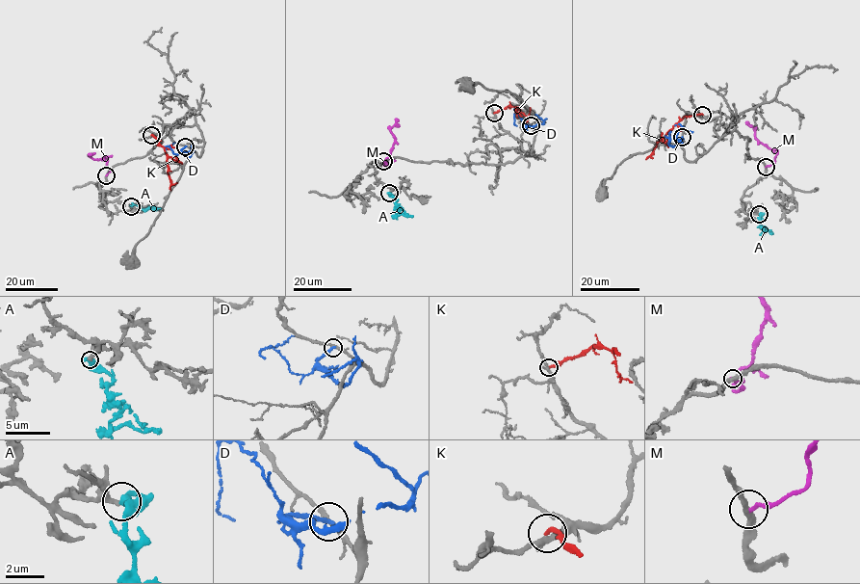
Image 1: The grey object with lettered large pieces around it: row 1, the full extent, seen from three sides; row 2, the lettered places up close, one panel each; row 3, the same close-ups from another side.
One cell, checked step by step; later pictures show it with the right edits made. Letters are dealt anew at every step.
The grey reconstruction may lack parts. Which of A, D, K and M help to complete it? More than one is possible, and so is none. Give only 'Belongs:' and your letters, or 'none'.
Belongs: A

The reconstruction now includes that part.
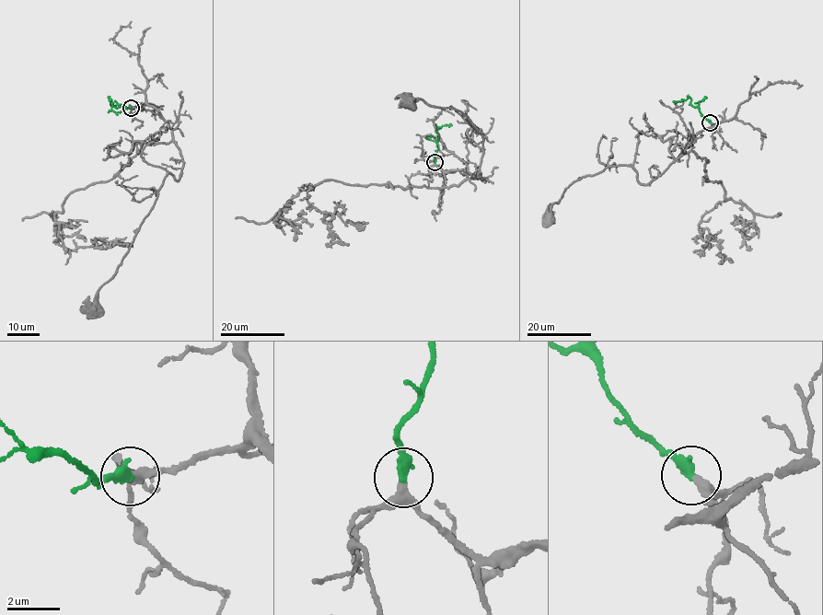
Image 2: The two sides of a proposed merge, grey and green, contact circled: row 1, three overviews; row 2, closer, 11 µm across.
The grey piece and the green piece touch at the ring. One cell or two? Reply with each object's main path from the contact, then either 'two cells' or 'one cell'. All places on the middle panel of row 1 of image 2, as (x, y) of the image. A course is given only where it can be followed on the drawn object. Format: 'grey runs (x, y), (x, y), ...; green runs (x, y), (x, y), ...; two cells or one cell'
grey runs (434, 162), (444, 171), (481, 177), (482, 133), (456, 110), (418, 98), (409, 104); green runs (434, 162), (438, 148), (437, 127), (452, 125); one cell

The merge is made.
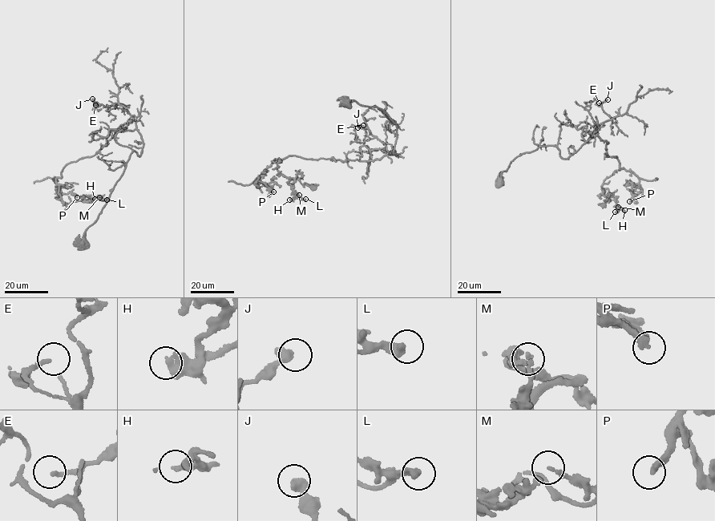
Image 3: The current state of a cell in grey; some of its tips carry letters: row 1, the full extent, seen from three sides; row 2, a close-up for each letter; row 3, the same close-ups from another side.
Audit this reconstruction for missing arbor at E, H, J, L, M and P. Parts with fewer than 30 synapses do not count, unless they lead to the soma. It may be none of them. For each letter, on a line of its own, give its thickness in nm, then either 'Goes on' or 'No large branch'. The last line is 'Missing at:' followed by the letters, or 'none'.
E: Thickness 160 nm. No large branch
H: Thickness 400 nm. No large branch
J: Thickness 380 nm. No large branch
L: Thickness 300 nm. No large branch
M: Thickness 180 nm. No large branch
P: Thickness 280 nm. Goes on
Missing at: P

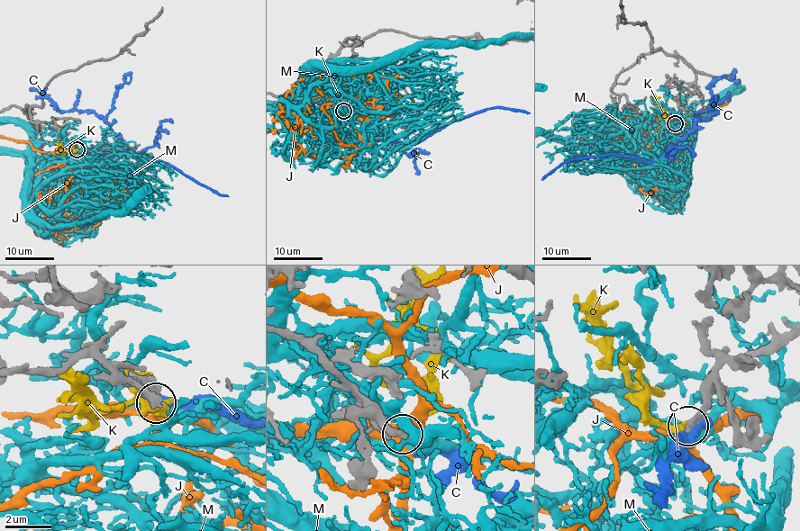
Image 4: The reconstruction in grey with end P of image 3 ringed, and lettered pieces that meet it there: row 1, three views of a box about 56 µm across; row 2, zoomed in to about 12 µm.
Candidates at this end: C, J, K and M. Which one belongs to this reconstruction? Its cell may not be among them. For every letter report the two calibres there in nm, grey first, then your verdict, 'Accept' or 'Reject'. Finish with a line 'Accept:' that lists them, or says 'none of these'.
C: Thickness 360 nm (grey) against 480 nm. Reject
J: Thickness 320 nm (grey) against 340 nm. Reject
K: Thickness 320 nm (grey) against 420 nm. Accept
M: Thickness 320 nm (grey) against 500 nm. Reject
Accept: K

